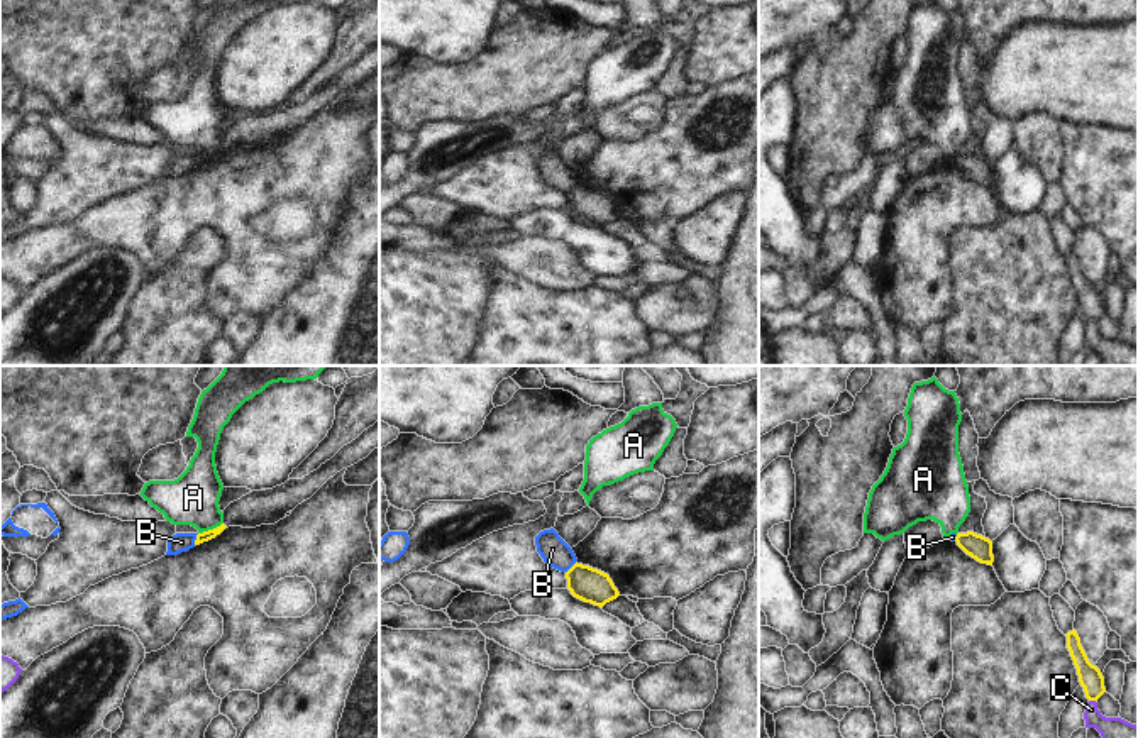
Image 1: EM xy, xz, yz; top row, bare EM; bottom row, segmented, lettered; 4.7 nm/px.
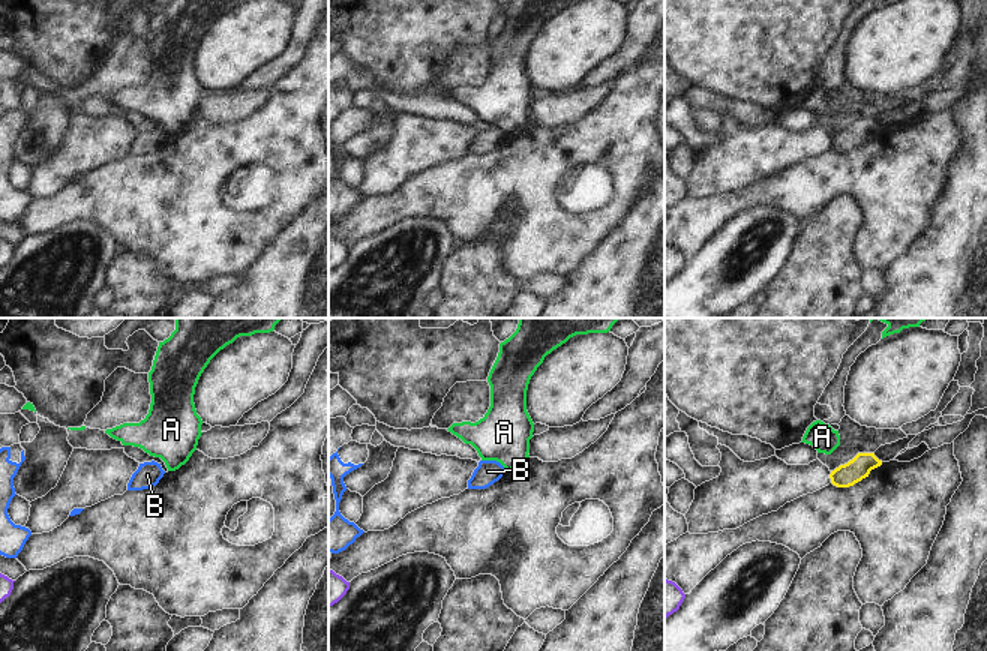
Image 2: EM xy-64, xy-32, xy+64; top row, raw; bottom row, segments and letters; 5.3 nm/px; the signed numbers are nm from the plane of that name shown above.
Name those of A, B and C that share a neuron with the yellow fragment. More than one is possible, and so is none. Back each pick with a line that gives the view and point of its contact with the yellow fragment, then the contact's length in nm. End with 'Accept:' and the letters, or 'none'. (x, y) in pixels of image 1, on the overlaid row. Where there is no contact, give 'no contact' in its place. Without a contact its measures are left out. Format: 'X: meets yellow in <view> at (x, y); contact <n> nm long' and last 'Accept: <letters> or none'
Accept: none

